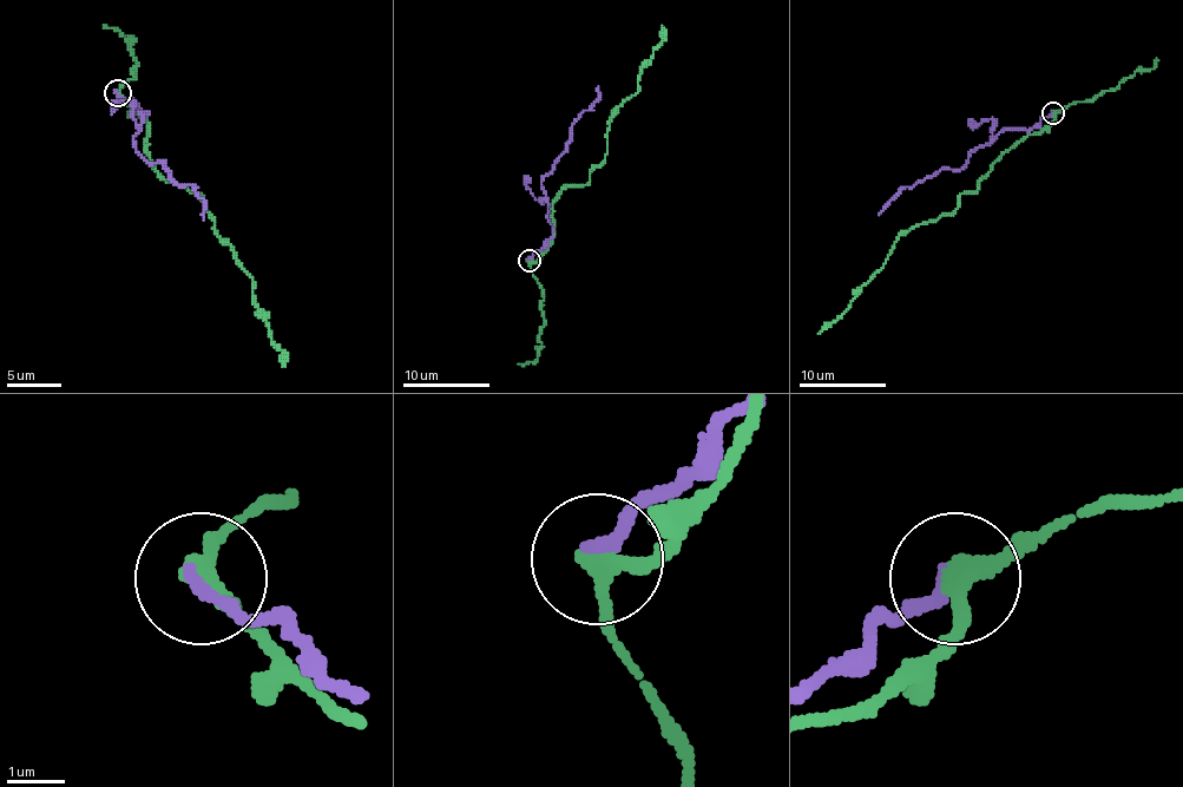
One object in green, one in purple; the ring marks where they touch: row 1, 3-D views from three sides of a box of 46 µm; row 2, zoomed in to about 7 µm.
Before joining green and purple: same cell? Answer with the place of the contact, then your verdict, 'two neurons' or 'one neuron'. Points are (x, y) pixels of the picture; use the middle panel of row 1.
at (528, 261); two neurons

